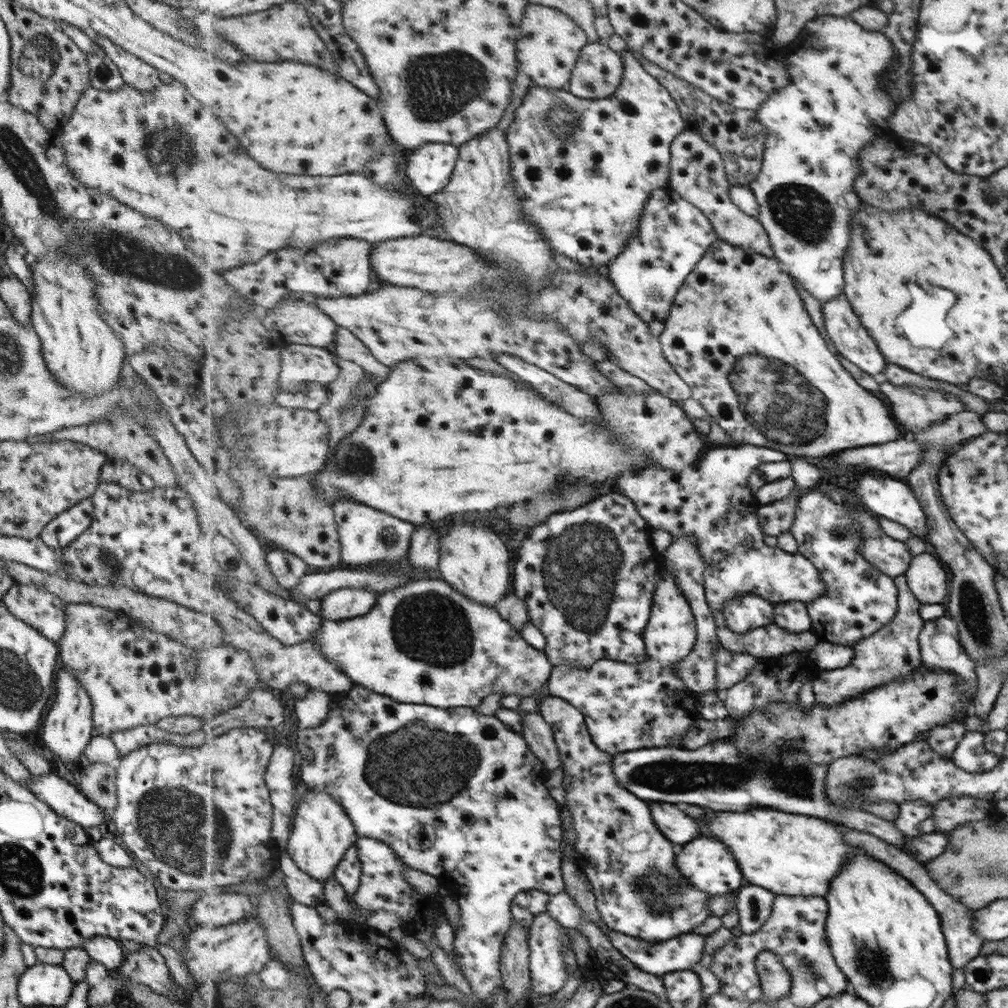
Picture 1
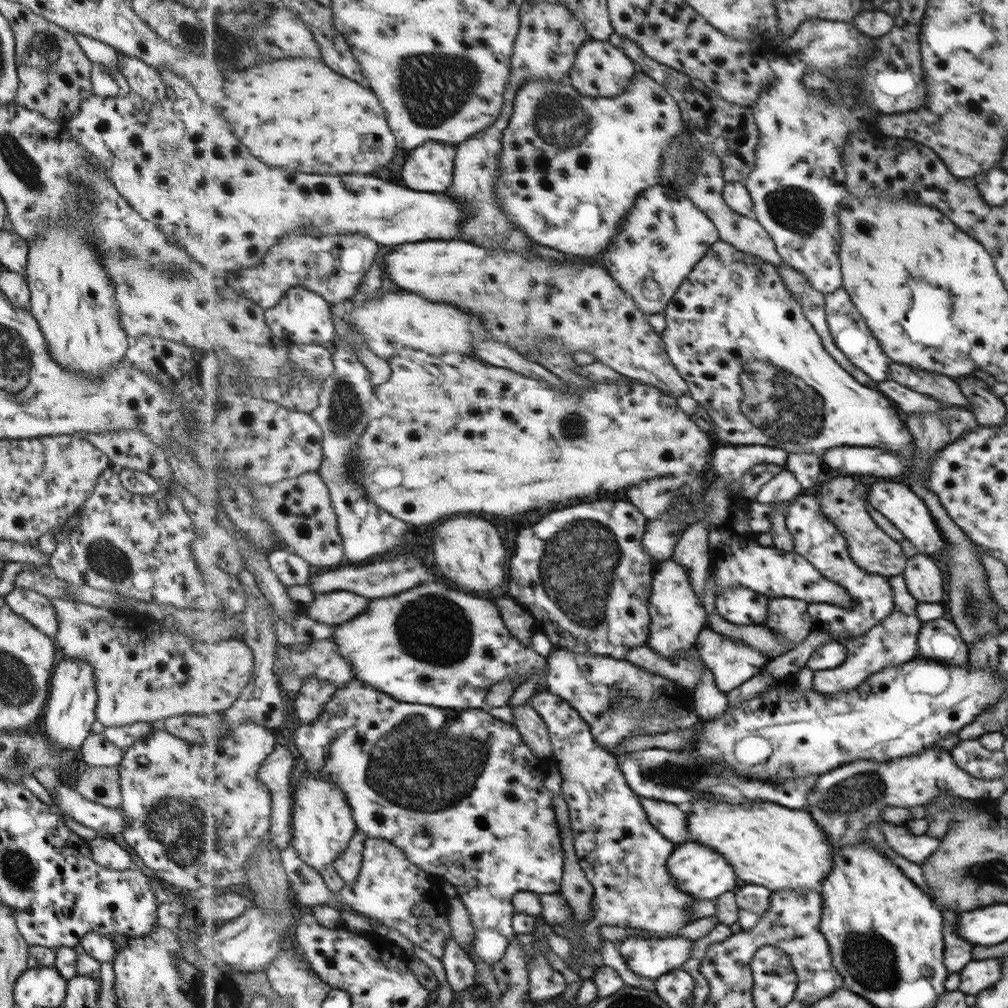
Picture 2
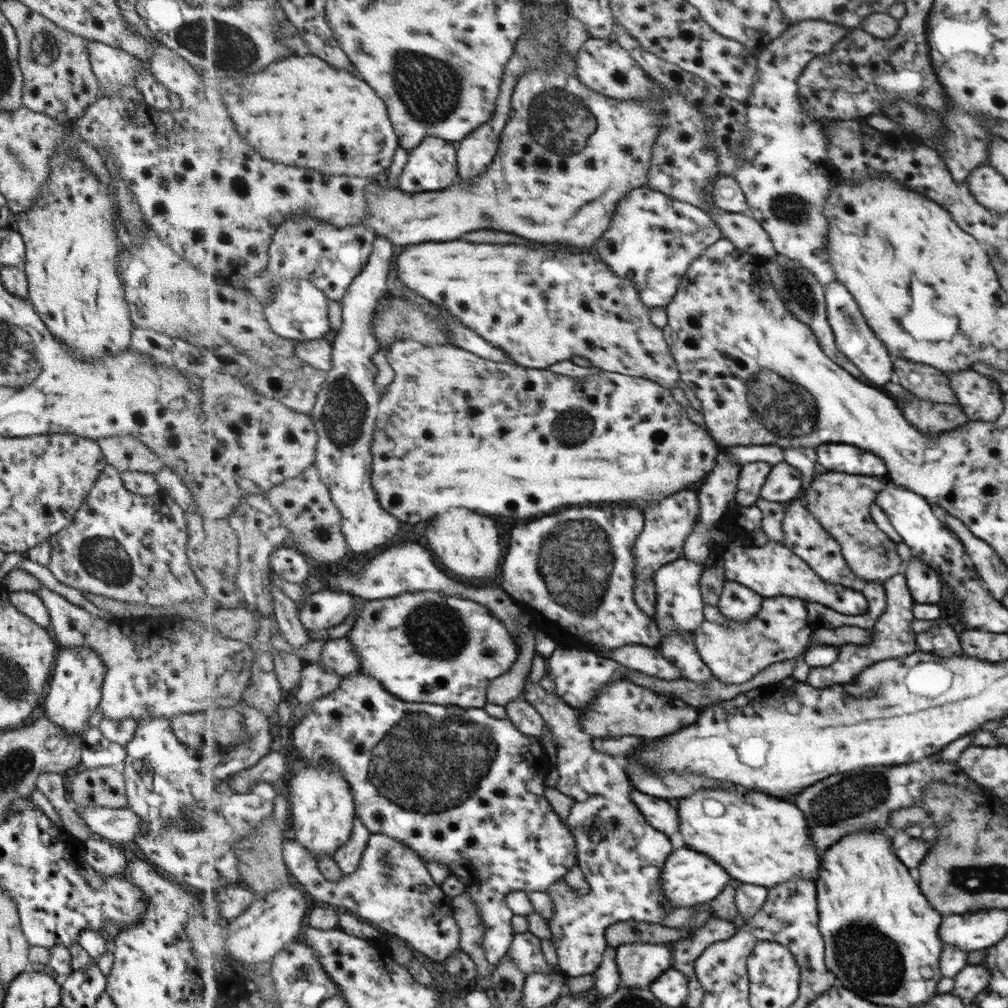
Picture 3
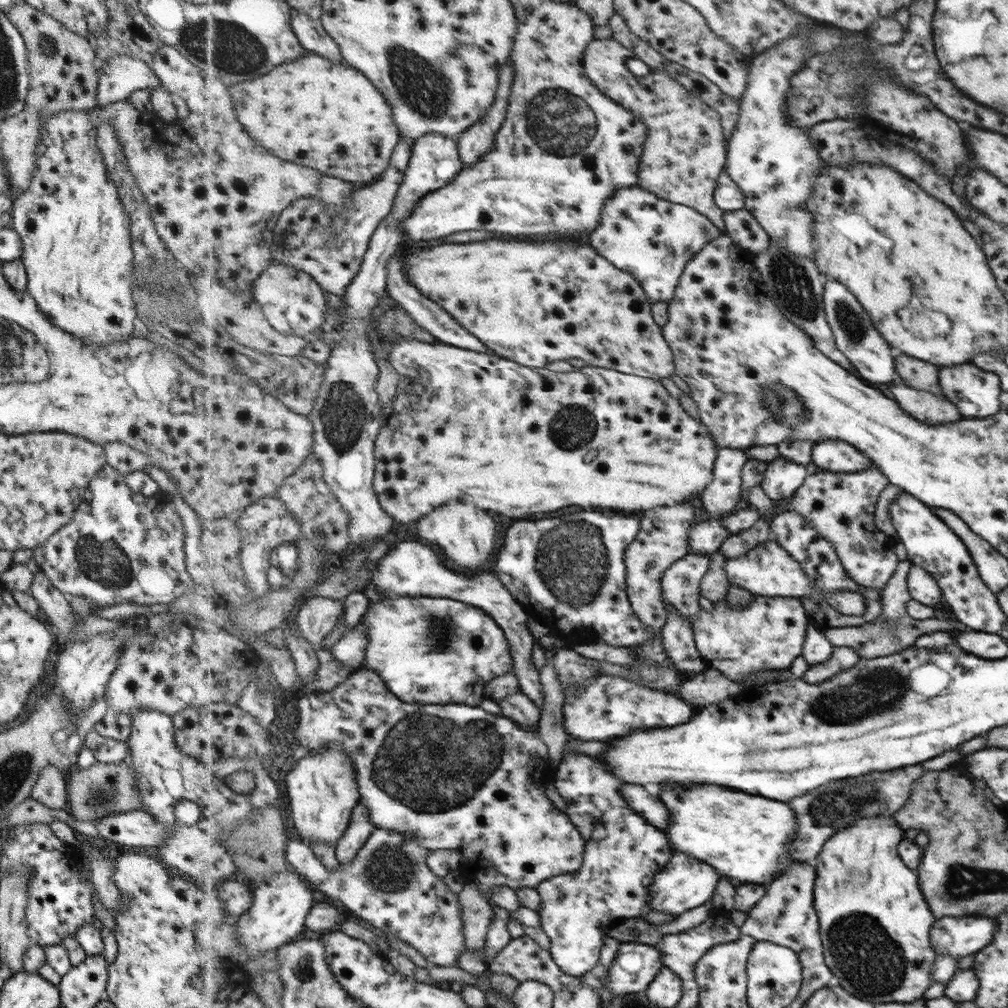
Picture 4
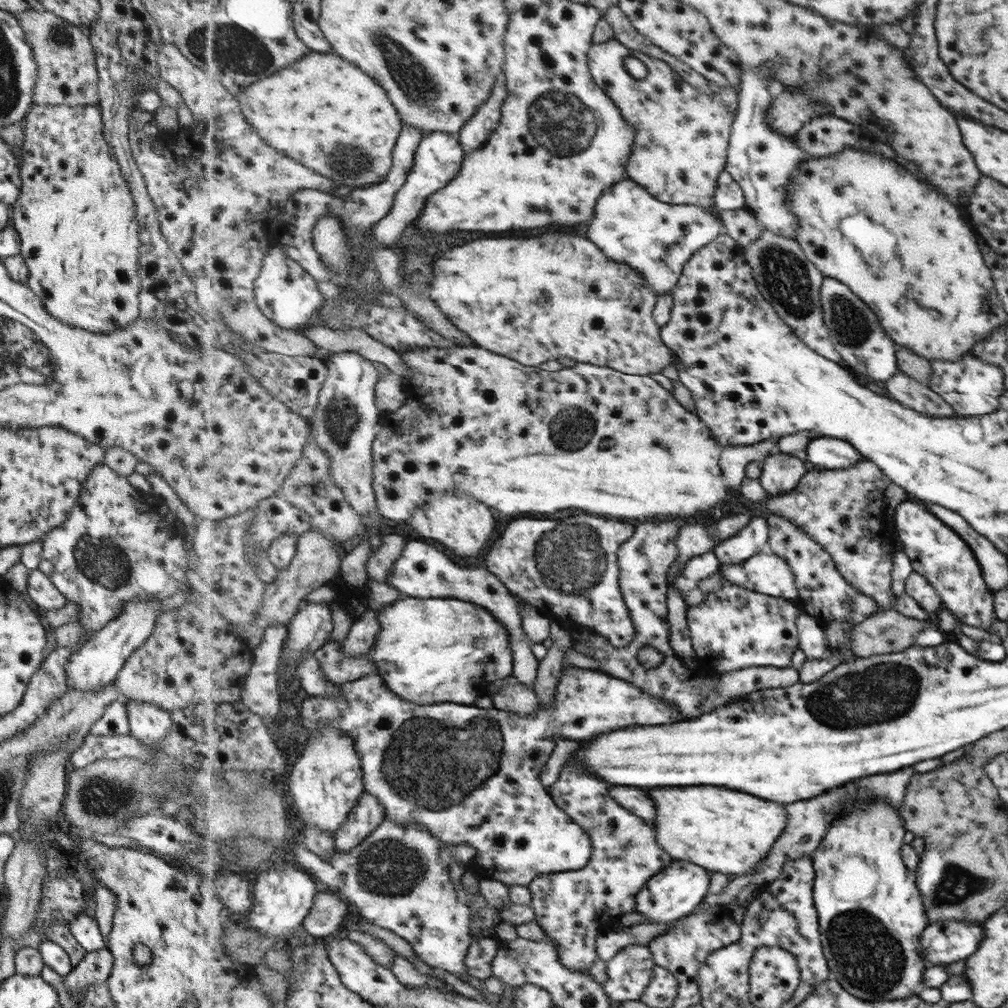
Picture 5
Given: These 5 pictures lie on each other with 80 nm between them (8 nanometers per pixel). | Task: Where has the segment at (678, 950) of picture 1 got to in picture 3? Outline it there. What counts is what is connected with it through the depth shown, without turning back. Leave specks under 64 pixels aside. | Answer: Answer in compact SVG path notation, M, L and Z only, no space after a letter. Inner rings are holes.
M631 943L618 947L616 963L620 972L621 987L647 989L662 972L672 967L674 946L661 944Z

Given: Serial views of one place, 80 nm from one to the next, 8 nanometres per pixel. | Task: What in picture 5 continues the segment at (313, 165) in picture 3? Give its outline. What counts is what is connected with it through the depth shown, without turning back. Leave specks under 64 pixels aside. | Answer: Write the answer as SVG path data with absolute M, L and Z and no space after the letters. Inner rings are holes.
M309 54L271 78L244 88L237 99L249 124L273 148L315 169L323 177L335 178L341 185L363 188L381 184L392 172L393 150L405 125L400 112L389 100L383 86L379 86L361 68L335 54Z

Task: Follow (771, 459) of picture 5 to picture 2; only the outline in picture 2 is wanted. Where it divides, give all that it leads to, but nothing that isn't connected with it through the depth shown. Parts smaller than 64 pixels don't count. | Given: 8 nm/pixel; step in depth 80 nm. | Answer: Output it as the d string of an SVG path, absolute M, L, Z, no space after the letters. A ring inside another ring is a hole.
M786 466L762 489L756 491L755 499L763 504L789 503L805 493L800 480Z

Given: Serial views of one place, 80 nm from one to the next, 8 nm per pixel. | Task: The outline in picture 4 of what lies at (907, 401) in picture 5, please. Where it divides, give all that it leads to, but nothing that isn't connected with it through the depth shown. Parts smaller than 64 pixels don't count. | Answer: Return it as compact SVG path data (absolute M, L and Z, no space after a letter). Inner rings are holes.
M901 379L891 381L889 392L906 413L923 421L926 425L953 422L963 418L953 403L939 395L915 390Z

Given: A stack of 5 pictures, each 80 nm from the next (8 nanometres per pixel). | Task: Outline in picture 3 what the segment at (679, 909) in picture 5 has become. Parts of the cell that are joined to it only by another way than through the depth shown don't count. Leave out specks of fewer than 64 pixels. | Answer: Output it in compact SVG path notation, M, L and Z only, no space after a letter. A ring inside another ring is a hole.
M684 845L672 852L668 862L664 866L663 887L664 895L677 908L697 907L708 905L710 901L717 898L727 885L735 884L728 869L723 868L716 860L703 852Z

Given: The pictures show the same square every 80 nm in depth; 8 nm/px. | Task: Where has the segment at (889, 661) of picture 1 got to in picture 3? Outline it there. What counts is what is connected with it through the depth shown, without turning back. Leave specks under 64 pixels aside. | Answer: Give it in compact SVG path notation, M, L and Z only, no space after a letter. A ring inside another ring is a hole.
M903 572L893 574L882 582L883 593L885 593L885 608L879 618L872 626L872 639L869 644L845 644L840 647L841 654L835 664L827 668L812 668L809 675L809 685L815 688L829 688L835 684L851 684L857 675L865 668L869 668L871 663L888 658L897 658L913 653L915 651L916 635L910 630L910 620L913 620L911 605L912 597L908 591Z

